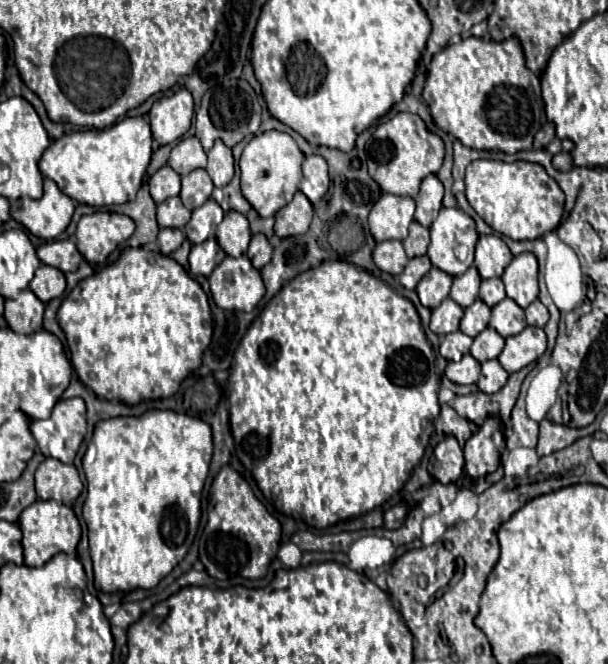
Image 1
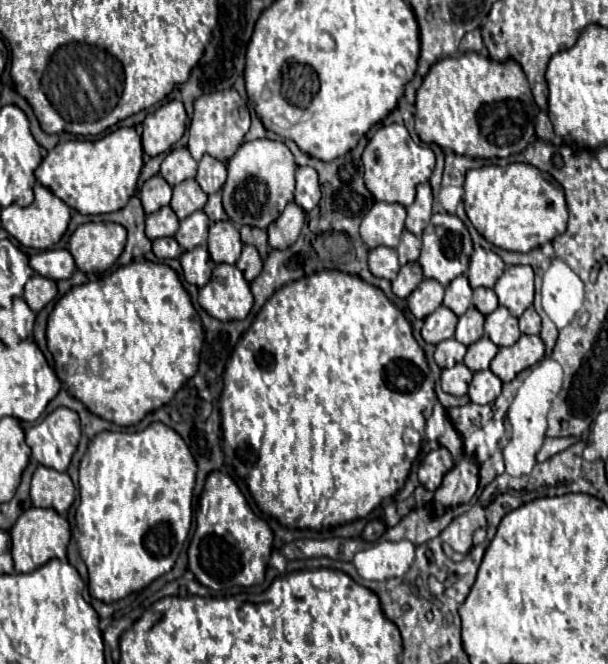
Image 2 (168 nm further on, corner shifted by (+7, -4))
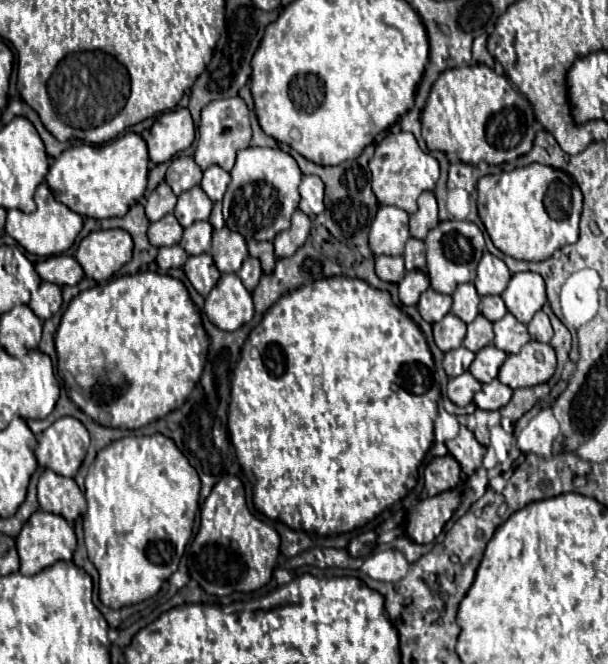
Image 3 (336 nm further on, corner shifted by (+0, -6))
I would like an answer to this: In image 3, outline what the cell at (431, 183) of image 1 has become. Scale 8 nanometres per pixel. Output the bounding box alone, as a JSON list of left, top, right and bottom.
[409,191,439,239]

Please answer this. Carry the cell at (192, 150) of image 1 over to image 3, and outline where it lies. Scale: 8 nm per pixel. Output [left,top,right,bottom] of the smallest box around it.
[165,157,203,195]

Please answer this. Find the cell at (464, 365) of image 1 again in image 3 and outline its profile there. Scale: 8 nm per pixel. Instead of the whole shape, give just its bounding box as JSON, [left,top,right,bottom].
[447,371,481,407]

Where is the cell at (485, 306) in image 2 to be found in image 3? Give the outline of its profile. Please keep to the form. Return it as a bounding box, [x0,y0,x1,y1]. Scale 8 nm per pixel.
[479,295,507,323]

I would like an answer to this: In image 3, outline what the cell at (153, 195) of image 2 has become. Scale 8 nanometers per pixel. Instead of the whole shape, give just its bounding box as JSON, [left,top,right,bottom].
[145,183,177,221]

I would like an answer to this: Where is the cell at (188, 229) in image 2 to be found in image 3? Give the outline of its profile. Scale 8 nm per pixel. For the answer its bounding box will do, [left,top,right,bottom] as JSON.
[179,221,213,255]

